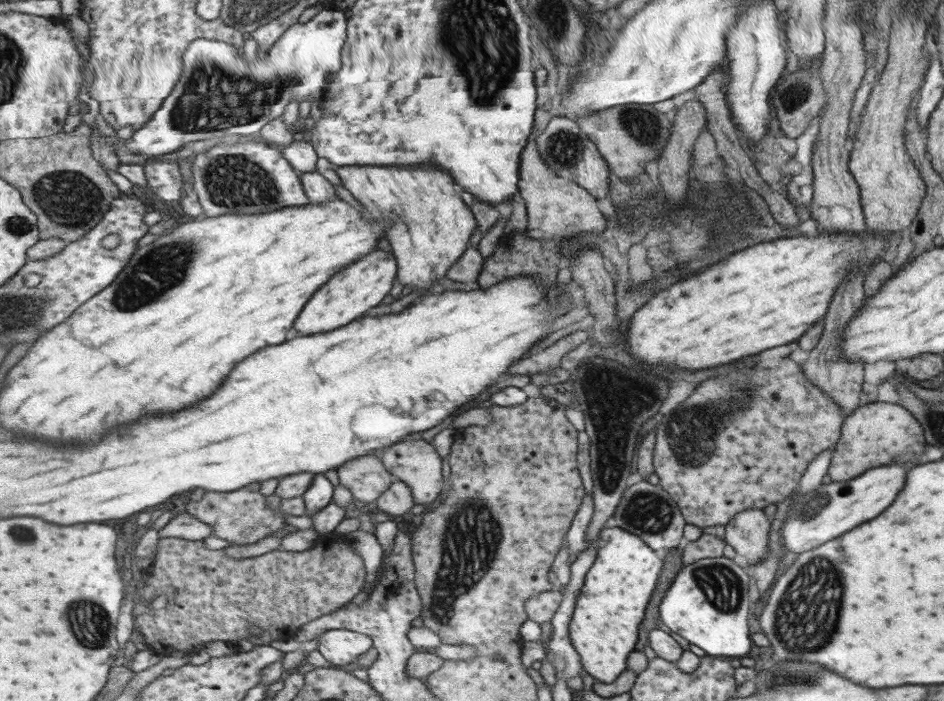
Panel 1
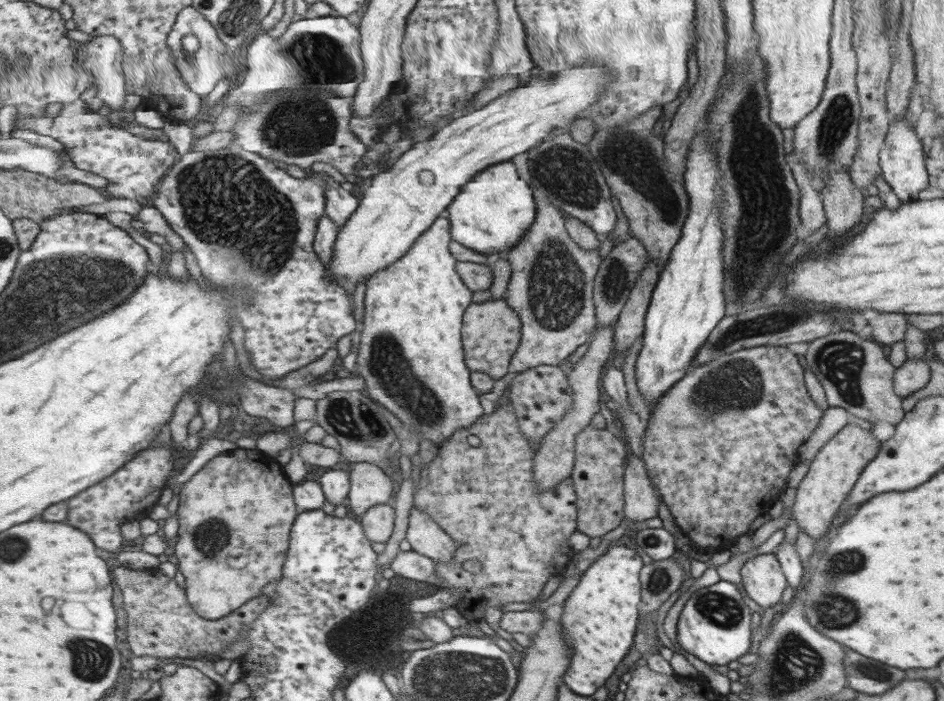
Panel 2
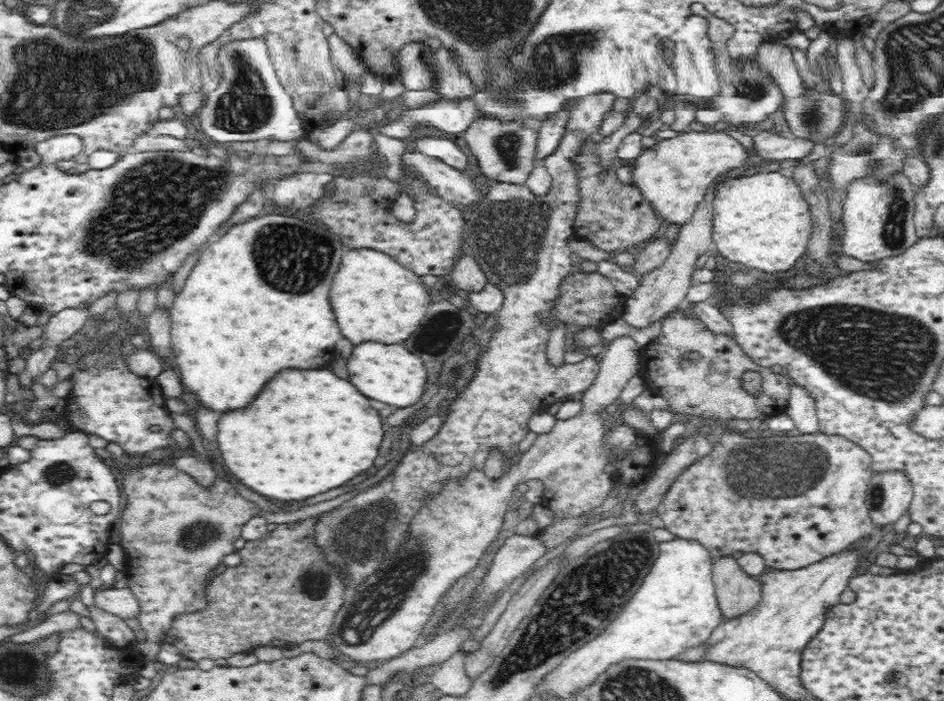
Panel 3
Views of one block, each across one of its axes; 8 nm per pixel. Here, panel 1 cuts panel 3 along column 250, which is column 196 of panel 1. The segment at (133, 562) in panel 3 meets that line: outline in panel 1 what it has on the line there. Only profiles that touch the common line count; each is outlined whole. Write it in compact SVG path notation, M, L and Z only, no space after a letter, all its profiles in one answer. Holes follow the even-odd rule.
M251 484L251 486L245 486L237 492L207 492L203 496L201 502L191 502L187 504L186 511L191 513L194 518L201 522L204 522L215 530L217 526L223 528L223 530L231 530L229 536L217 536L221 539L225 539L231 542L232 545L251 545L255 544L269 535L276 534L277 531L283 531L281 528L285 526L285 520L267 508L265 504L265 496L259 492L261 490L261 484ZM257 528L263 528L263 536L253 536L257 534Z

